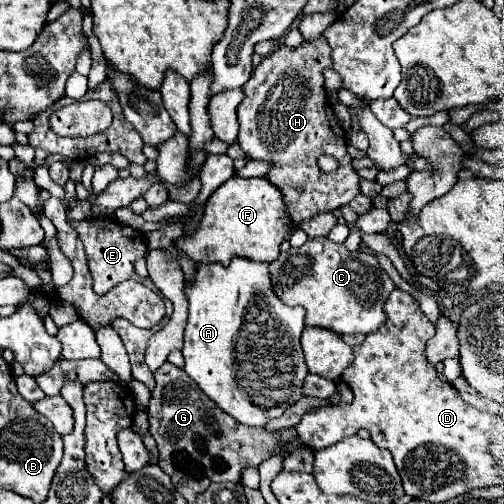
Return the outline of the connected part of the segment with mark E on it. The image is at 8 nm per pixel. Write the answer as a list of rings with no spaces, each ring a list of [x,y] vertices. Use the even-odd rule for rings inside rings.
[[[86,218],[86,220],[72,220],[72,226],[76,228],[76,232],[80,234],[80,240],[84,242],[86,248],[86,256],[88,256],[88,266],[90,266],[90,274],[94,278],[94,292],[96,294],[106,294],[108,290],[112,290],[114,286],[118,286],[124,280],[138,280],[149,288],[157,289],[149,277],[143,279],[136,274],[134,264],[136,260],[144,258],[148,252],[148,246],[144,242],[144,234],[124,226],[116,220],[110,218]]]

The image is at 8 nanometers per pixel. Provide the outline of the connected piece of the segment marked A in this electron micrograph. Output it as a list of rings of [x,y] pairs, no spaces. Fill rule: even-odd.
[[[234,258],[228,268],[222,264],[196,266],[196,282],[186,286],[190,316],[184,332],[184,372],[204,390],[226,414],[246,426],[264,426],[302,398],[302,382],[308,374],[300,346],[304,310],[286,306],[274,292],[268,264]]]

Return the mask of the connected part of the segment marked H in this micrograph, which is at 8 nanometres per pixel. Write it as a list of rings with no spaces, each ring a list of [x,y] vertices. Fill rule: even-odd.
[[[320,36],[318,40],[312,40],[308,44],[302,44],[298,48],[280,46],[274,54],[266,56],[252,72],[252,78],[242,86],[244,100],[238,104],[238,122],[240,122],[240,134],[238,134],[238,146],[250,160],[264,160],[270,164],[270,170],[266,178],[280,188],[284,204],[288,206],[288,218],[292,222],[292,228],[296,230],[300,222],[314,218],[316,214],[334,212],[338,206],[350,204],[352,198],[360,194],[360,178],[356,170],[352,168],[352,158],[348,158],[346,152],[346,132],[338,126],[330,98],[324,90],[324,76],[322,70],[332,66],[330,60],[330,48],[328,42]],[[322,154],[334,156],[338,160],[338,170],[326,174],[318,168],[318,158]]]

